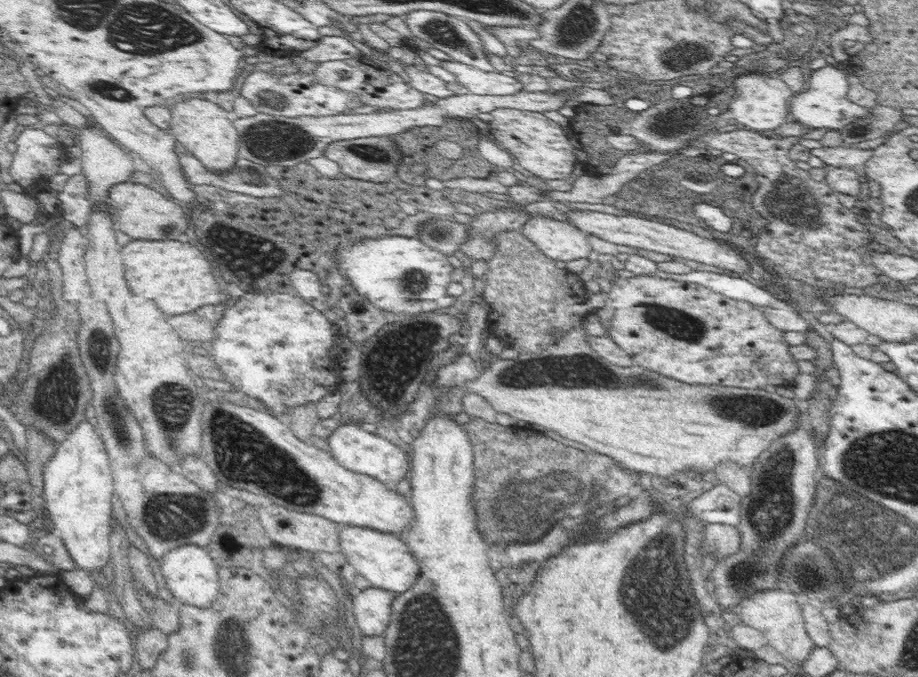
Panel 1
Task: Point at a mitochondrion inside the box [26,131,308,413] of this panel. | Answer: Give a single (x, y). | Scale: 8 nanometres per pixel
(100, 346)

